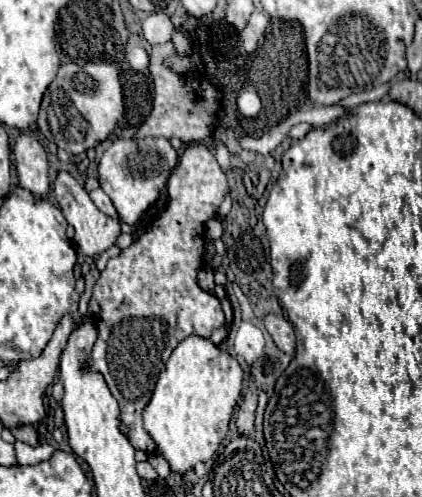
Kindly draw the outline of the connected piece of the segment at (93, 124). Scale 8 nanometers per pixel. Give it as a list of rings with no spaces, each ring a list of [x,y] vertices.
[[[85,63],[85,65],[63,65],[57,77],[45,91],[37,127],[39,131],[67,153],[79,155],[103,139],[115,129],[123,115],[123,91],[115,65],[111,63]]]

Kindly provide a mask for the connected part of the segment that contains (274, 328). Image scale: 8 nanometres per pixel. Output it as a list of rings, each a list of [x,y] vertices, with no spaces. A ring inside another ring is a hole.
[[[267,315],[265,317],[265,327],[269,331],[269,335],[273,337],[275,345],[285,351],[287,355],[295,355],[295,331],[293,325],[281,317],[281,315]]]

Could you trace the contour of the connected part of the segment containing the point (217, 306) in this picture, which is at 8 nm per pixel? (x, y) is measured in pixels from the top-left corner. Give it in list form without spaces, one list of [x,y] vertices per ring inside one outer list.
[[[187,147],[177,167],[173,169],[169,183],[167,183],[167,209],[159,214],[153,221],[149,231],[146,231],[133,245],[125,251],[121,251],[119,257],[113,257],[107,261],[107,267],[99,275],[99,291],[93,291],[93,297],[99,301],[99,315],[95,319],[97,325],[97,341],[93,345],[93,351],[87,359],[87,367],[101,373],[105,377],[105,383],[111,391],[111,395],[119,401],[121,409],[121,421],[129,427],[129,431],[135,435],[135,449],[143,449],[145,453],[155,453],[155,443],[143,429],[141,411],[147,405],[151,391],[157,383],[159,371],[167,363],[171,351],[177,345],[191,337],[209,337],[213,331],[217,331],[223,323],[223,311],[221,303],[215,295],[205,293],[197,283],[197,273],[205,263],[205,223],[217,215],[217,209],[229,191],[227,177],[217,165],[213,153],[207,147]]]

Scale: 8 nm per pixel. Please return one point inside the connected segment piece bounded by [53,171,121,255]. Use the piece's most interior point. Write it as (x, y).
(92, 227)

